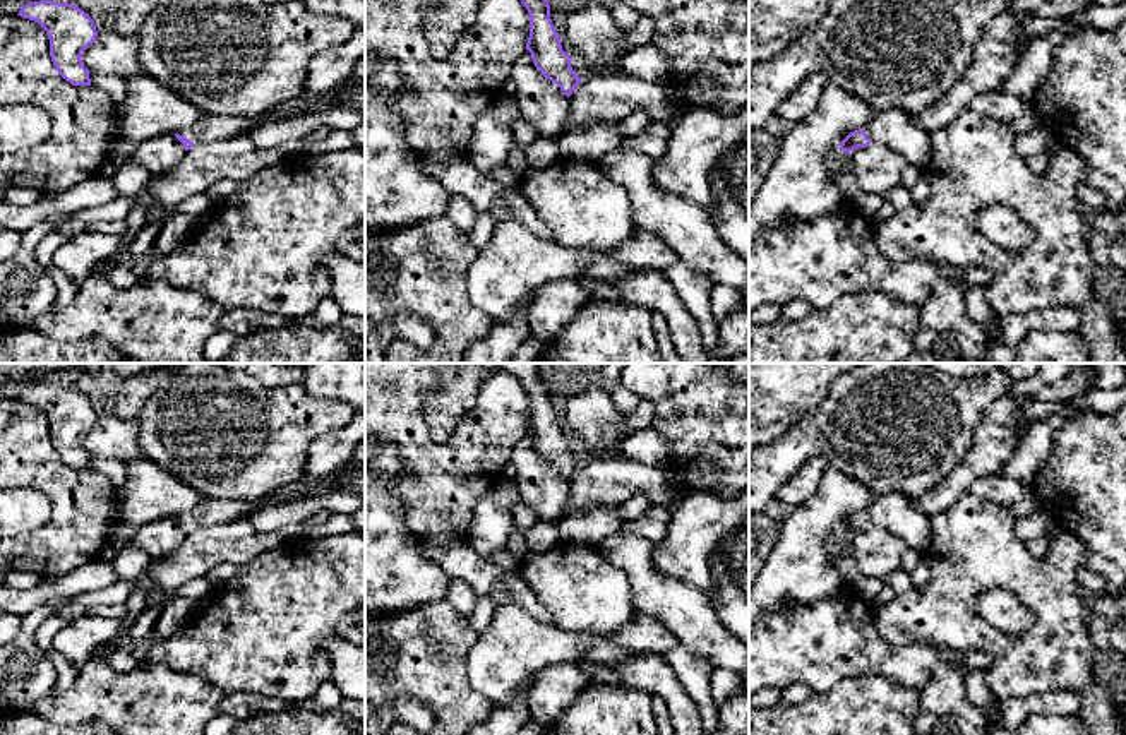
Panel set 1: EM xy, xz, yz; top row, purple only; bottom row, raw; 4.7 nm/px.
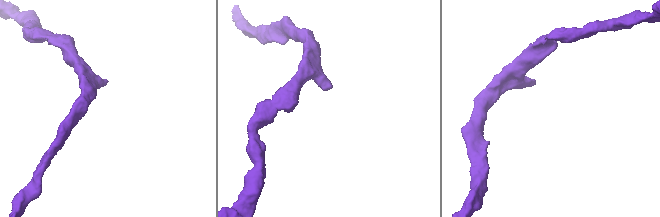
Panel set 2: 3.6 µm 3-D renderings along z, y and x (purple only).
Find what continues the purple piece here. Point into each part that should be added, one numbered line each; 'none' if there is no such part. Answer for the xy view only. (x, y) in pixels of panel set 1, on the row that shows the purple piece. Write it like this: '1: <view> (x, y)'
1: xy (208, 127)

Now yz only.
1: yz (892, 127)

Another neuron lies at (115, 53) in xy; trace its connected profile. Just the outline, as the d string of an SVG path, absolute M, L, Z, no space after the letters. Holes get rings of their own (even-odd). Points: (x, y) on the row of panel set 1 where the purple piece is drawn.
M110 27L98 33L94 43L82 51L81 60L89 72L129 77L142 74L137 53L137 36L123 36Z

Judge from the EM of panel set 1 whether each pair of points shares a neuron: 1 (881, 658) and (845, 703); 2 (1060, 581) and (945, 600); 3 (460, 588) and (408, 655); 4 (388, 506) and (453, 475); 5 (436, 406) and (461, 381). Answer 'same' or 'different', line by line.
1: different
2: same
3: different
4: different
5: same

